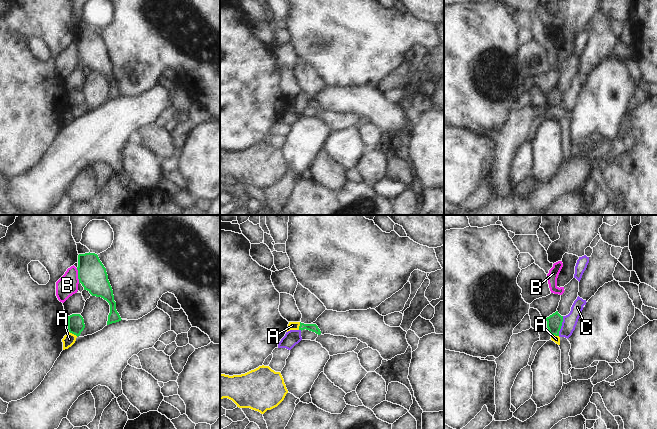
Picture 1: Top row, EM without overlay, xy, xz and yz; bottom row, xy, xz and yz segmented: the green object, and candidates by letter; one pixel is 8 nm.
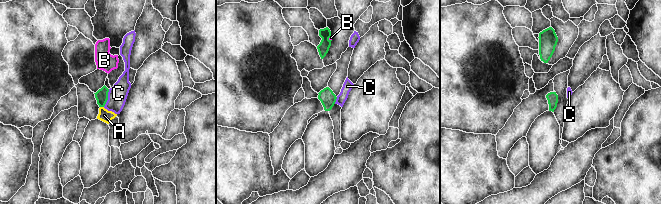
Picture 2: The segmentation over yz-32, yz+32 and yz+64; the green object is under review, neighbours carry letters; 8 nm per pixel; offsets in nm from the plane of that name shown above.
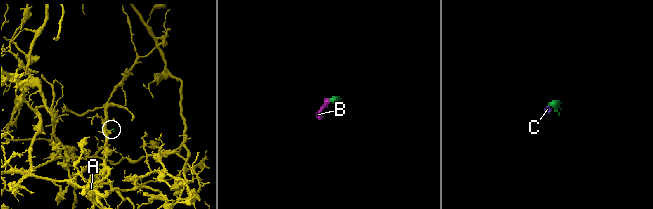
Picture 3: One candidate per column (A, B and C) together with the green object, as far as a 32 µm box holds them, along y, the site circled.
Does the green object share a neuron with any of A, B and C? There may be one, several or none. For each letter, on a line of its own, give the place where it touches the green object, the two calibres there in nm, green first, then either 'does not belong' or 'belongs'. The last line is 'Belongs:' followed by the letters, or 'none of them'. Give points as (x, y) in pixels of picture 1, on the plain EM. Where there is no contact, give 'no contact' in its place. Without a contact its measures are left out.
A: xy (73, 109) | 130/100 nm | does not belong
B: xy (78, 51) | 220/170 nm | does not belong
C: yz (561, 101) | 130/120 nm | does not belong
Belongs: none of them

